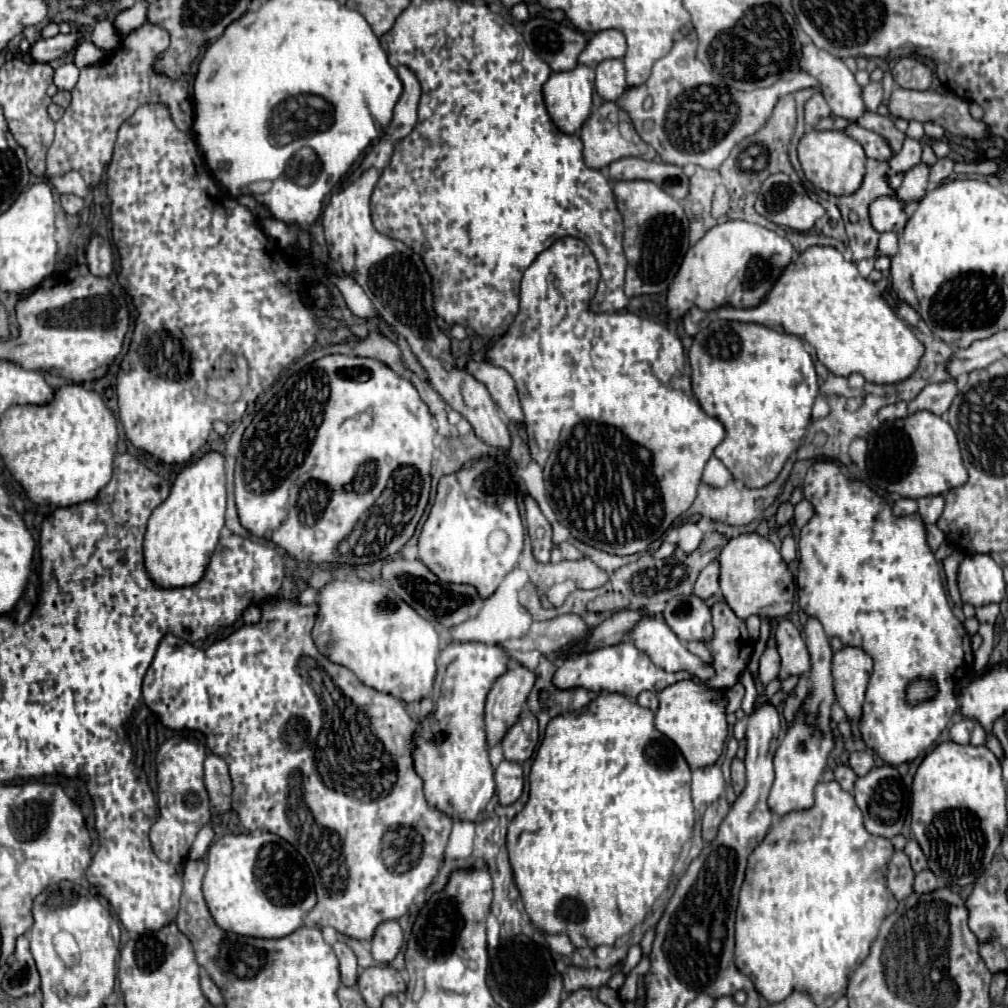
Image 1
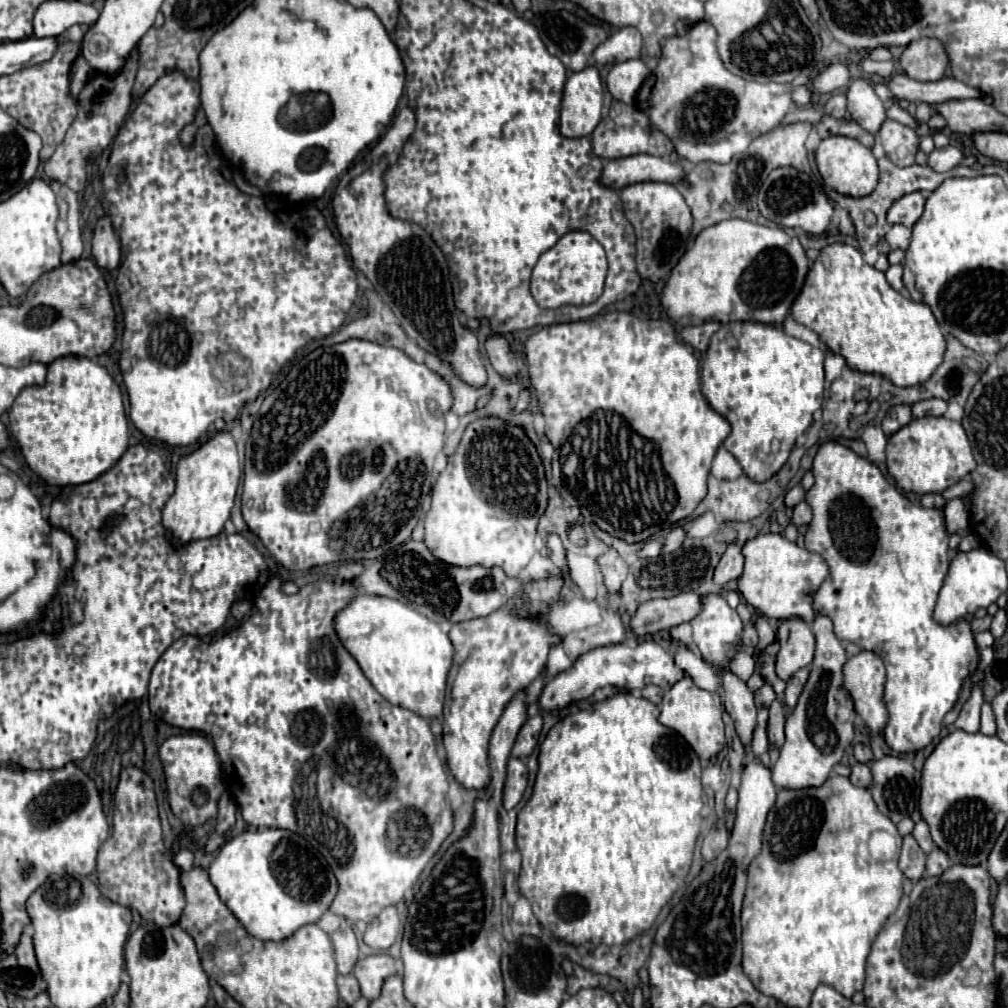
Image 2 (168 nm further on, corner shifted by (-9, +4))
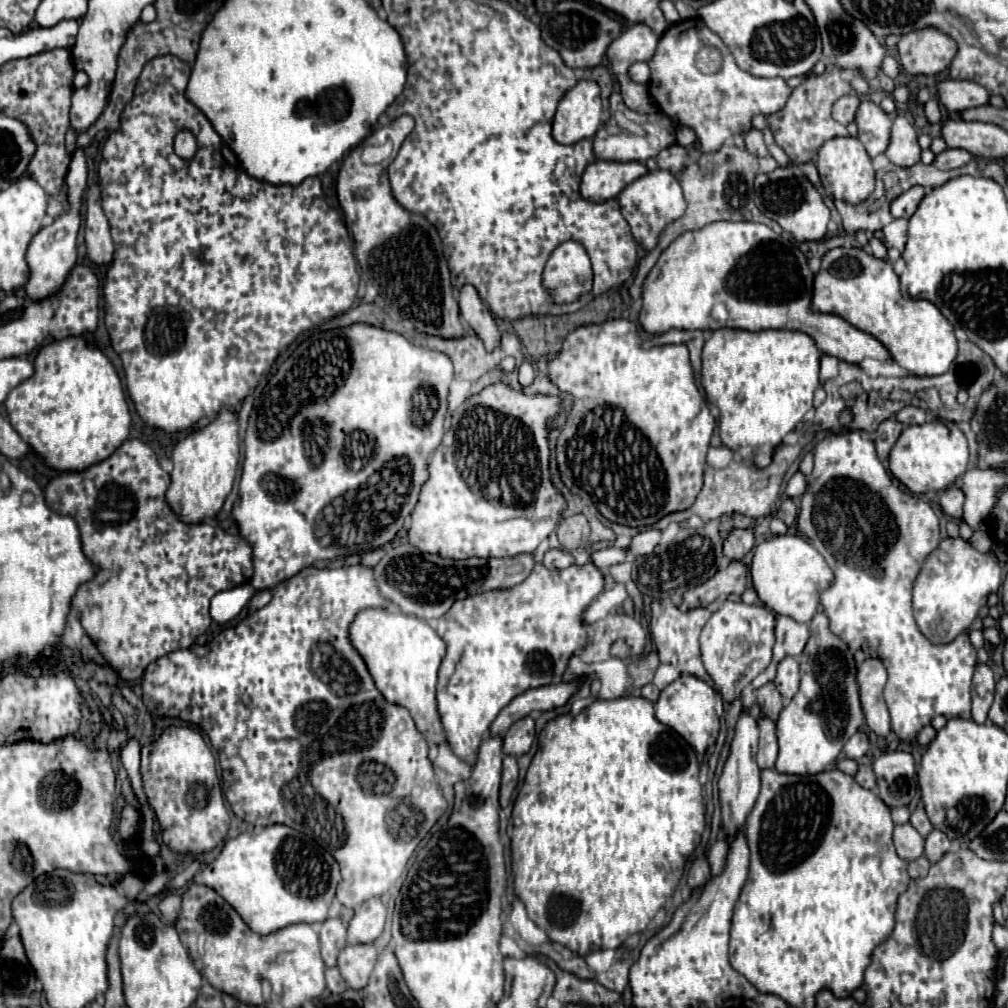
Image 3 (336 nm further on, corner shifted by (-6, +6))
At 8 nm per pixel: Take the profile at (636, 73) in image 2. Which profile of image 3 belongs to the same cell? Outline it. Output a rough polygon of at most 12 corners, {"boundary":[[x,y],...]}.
{"boundary":[[648,63],[632,65],[630,79],[634,83],[650,81]]}

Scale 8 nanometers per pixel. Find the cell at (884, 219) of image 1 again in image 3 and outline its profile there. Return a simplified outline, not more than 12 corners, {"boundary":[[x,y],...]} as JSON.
{"boundary":[[912,187],[892,201],[892,215],[910,219],[924,197]]}

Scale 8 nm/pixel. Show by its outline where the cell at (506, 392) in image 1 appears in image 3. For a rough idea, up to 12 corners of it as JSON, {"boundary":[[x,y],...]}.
{"boundary":[[472,285],[460,289],[462,319],[492,351],[500,327]]}

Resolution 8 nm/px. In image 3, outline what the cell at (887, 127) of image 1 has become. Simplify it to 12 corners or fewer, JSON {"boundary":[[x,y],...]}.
{"boundary":[[904,117],[892,125],[886,157],[900,167],[920,161],[916,127]]}

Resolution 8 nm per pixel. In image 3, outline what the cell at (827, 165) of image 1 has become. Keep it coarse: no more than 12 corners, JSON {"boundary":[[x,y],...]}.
{"boundary":[[834,137],[814,163],[826,193],[856,205],[874,189],[856,137]]}

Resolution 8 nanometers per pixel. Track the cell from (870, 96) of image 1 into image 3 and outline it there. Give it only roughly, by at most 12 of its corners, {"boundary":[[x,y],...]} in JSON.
{"boundary":[[940,81],[950,113],[986,105],[990,93],[974,81]]}

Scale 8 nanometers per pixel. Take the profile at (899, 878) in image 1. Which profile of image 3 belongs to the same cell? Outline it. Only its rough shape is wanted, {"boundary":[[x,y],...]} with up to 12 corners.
{"boundary":[[910,823],[894,827],[894,847],[902,859],[924,853],[924,837]]}

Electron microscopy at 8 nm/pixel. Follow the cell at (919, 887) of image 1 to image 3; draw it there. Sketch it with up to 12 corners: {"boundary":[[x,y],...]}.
{"boundary":[[932,829],[926,837],[924,855],[936,863],[948,849],[950,839]]}

